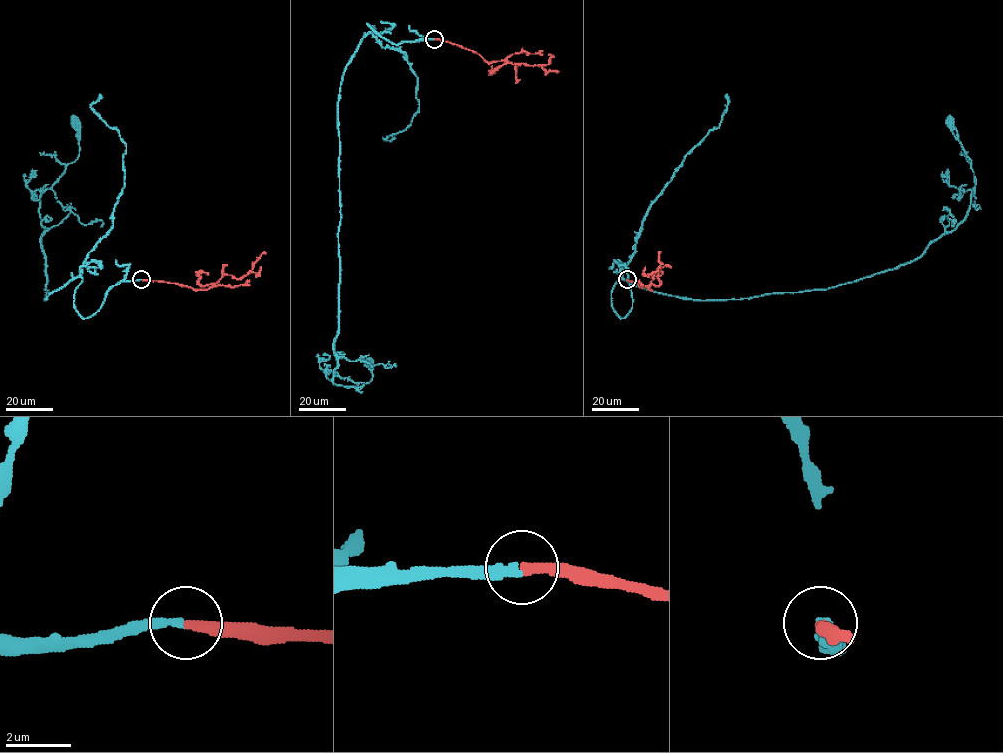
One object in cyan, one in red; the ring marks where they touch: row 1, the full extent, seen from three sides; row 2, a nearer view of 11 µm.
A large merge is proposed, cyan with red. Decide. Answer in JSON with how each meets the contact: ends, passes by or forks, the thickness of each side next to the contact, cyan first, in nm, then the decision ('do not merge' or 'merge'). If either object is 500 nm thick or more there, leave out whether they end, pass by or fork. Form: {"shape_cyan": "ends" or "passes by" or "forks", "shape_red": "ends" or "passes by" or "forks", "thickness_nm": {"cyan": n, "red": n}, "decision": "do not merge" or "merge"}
{"shape_cyan": "ends", "shape_red": "ends", "thickness_nm": {"cyan": 300, "red": 300}, "decision": "merge"}

